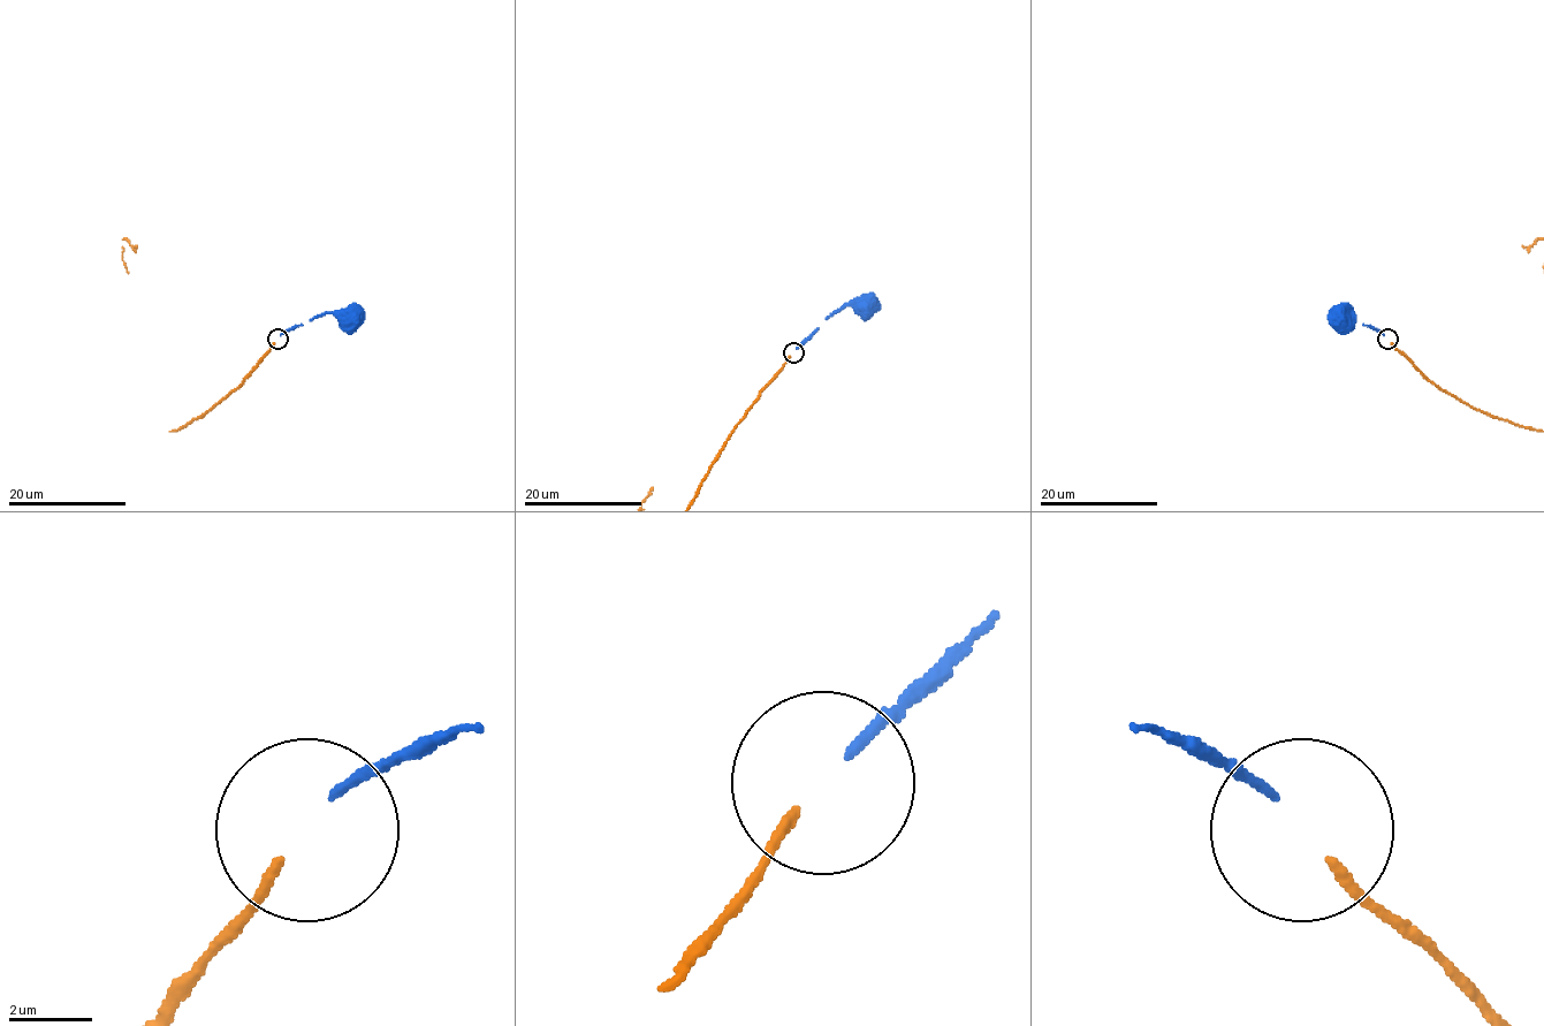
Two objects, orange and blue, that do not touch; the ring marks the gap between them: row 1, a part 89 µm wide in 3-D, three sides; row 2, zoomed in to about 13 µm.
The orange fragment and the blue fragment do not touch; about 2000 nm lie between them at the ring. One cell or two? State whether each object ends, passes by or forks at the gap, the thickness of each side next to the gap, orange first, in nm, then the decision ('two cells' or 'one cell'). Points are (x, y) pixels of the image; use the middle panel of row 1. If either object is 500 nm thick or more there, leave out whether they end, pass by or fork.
orange ends there; blue ends there; 240 nm thick on the orange side, 240 nm on the other; one cell

